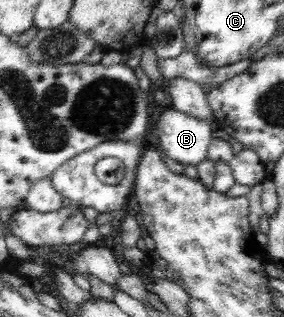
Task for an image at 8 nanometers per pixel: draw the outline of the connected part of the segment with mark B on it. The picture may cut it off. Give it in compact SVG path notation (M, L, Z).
M170 108L161 114L156 127L167 158L183 166L196 167L209 160L208 148L214 139L209 123Z

